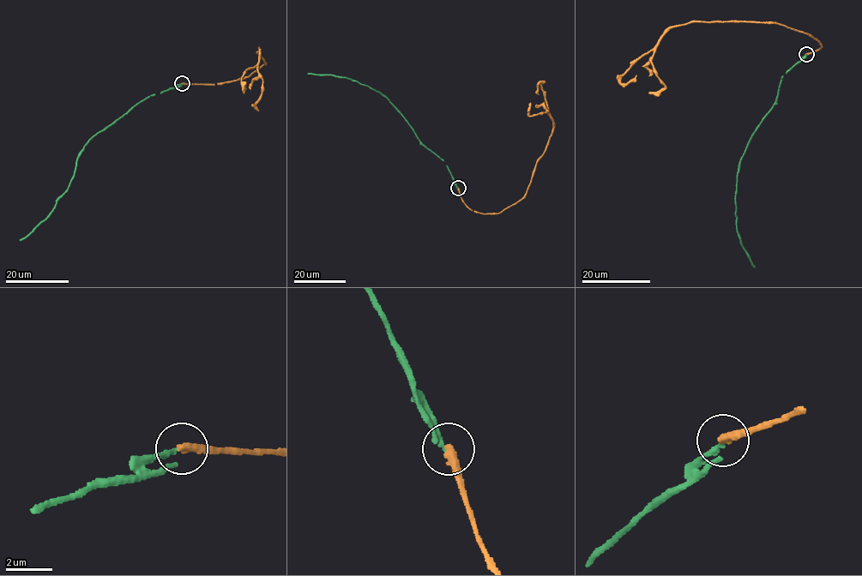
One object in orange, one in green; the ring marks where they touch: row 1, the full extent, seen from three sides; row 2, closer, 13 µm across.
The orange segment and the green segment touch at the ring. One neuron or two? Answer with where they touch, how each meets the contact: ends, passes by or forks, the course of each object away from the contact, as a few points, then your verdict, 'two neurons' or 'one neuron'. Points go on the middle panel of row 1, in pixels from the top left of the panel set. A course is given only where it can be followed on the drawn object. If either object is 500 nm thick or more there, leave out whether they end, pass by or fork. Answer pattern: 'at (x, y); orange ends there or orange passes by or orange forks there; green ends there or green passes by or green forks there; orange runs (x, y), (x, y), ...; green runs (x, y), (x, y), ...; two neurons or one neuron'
at (458, 188); orange ends there; green ends there; orange runs (458, 188), (461, 200), (472, 210), (483, 213), (500, 212), (521, 200), (552, 130), (539, 82), (538, 94); green runs (457, 188), (446, 164), (420, 141), (413, 128), (385, 96), (352, 80), (307, 73); two neurons

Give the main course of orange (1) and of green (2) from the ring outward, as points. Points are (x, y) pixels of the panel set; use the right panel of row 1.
1: (806, 55), (822, 45), (817, 39), (775, 22), (690, 22), (674, 26), (639, 56), (621, 82), (636, 75)
2: (806, 55), (782, 76), (774, 104), (754, 132), (739, 164), (736, 194), (737, 229), (754, 266)

